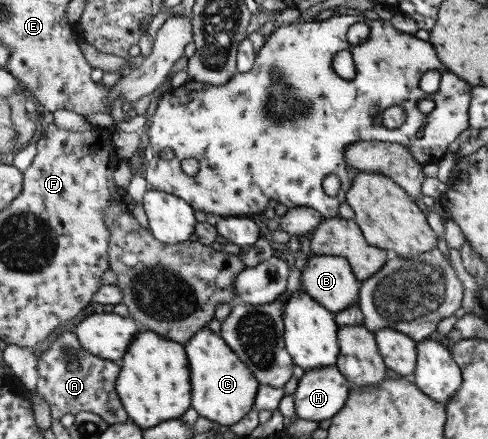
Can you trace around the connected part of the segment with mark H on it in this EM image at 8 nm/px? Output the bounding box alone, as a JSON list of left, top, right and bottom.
[292,367,348,421]

